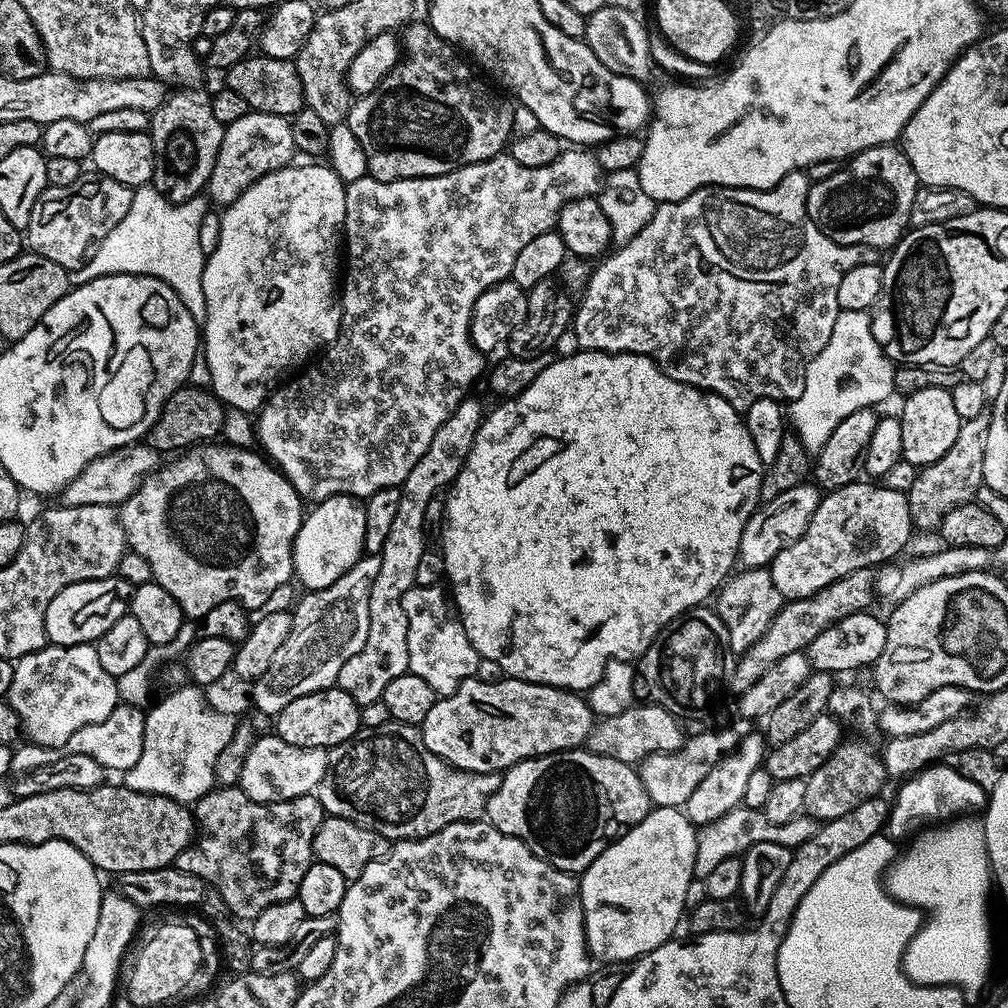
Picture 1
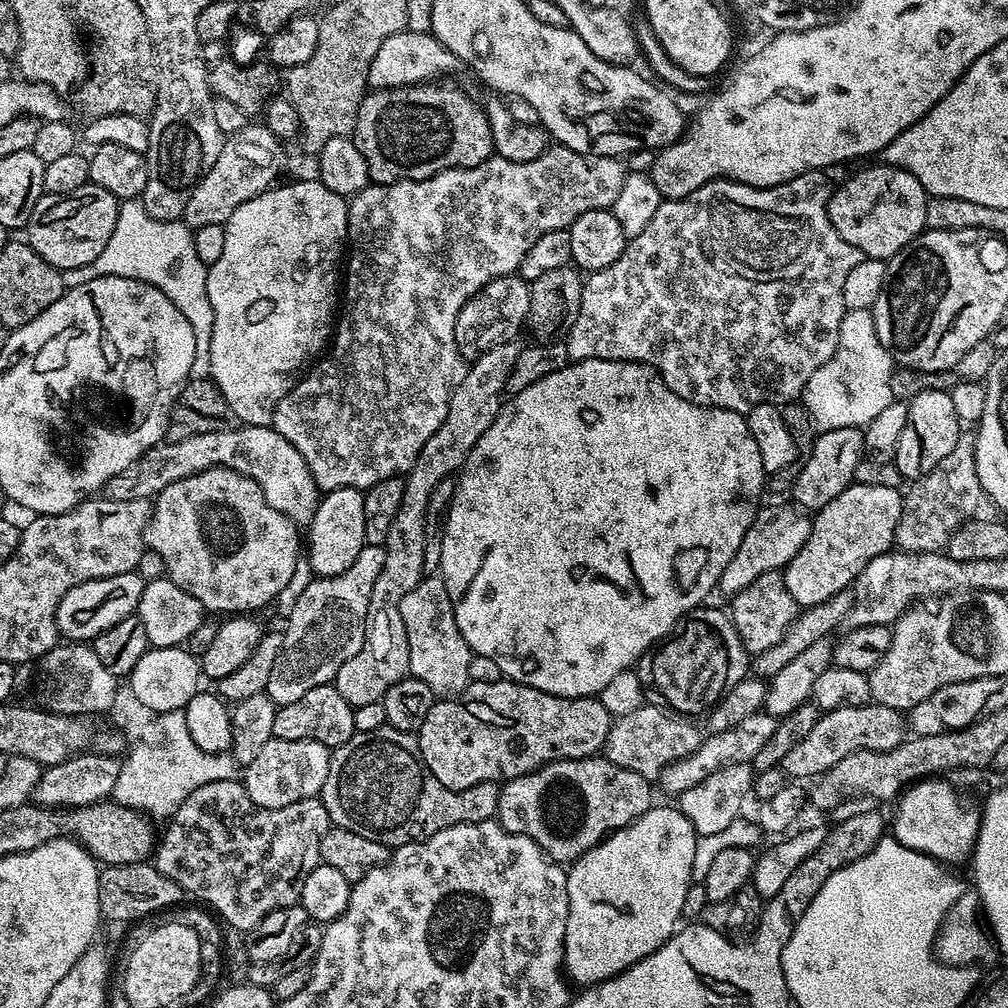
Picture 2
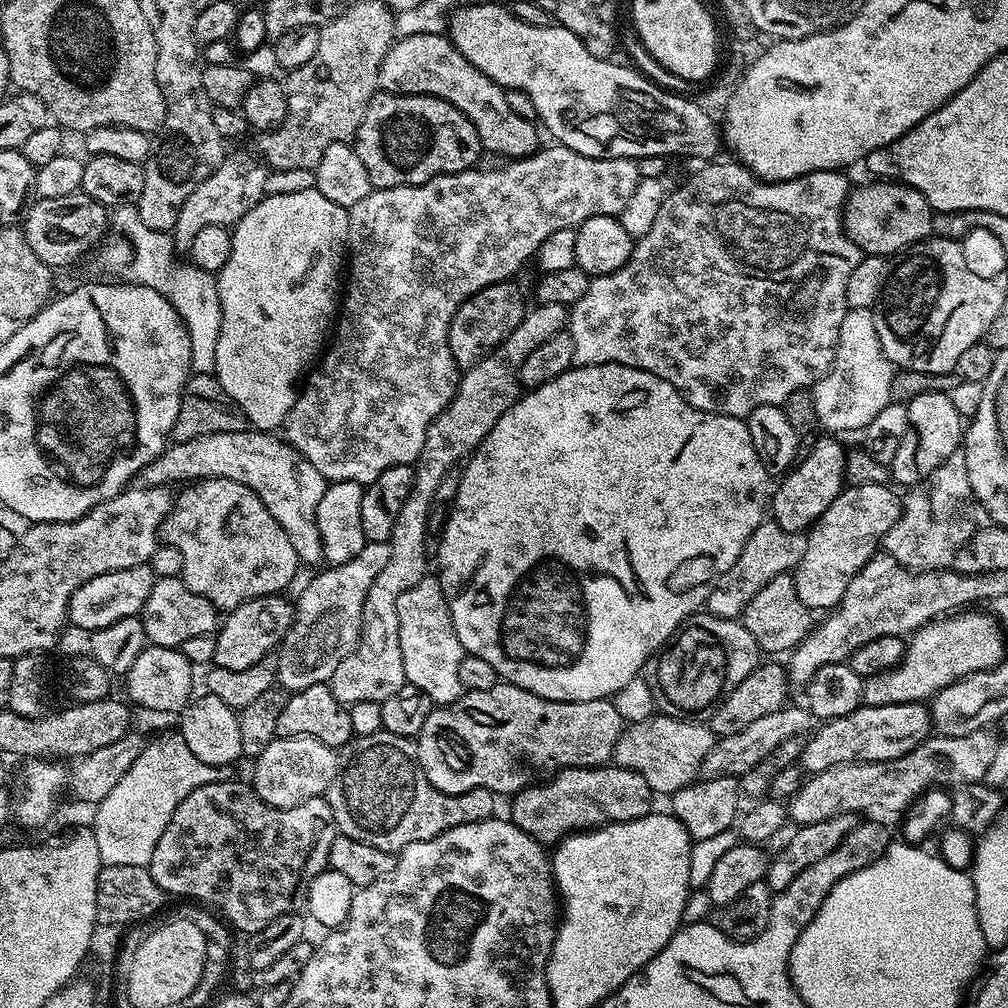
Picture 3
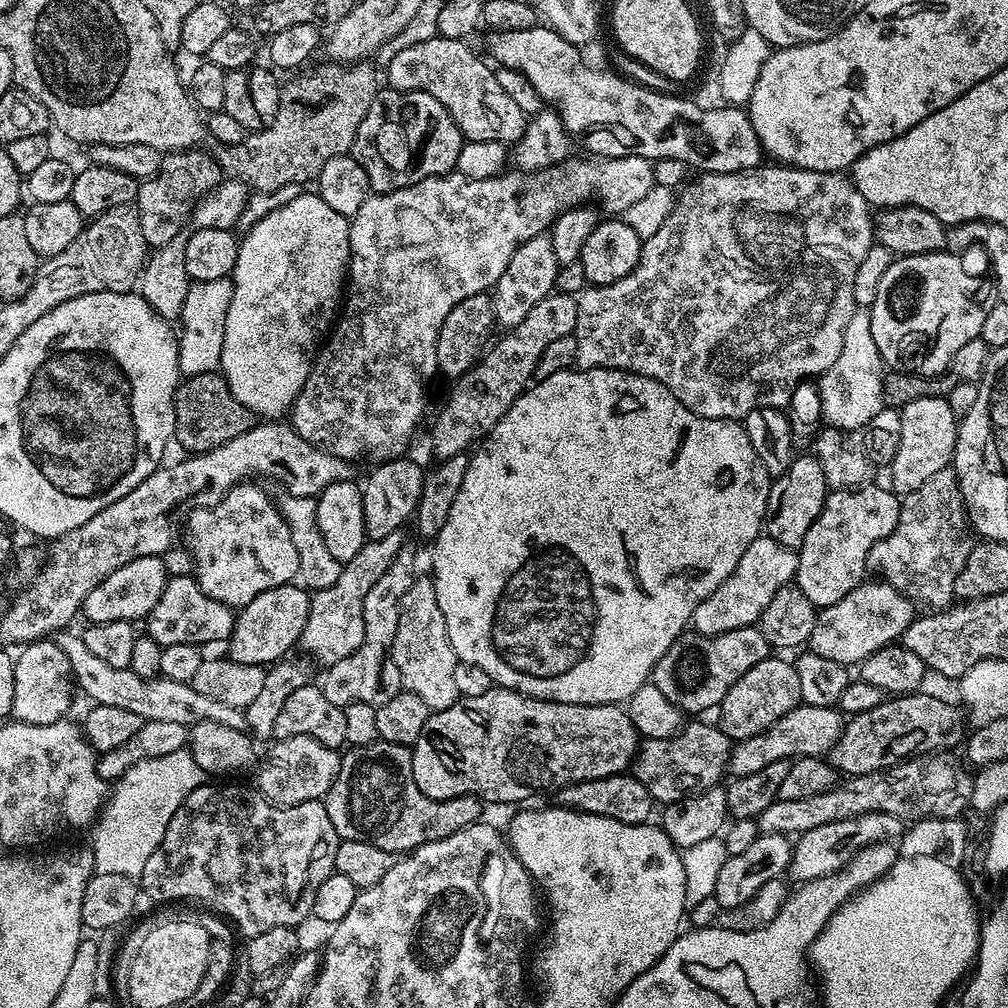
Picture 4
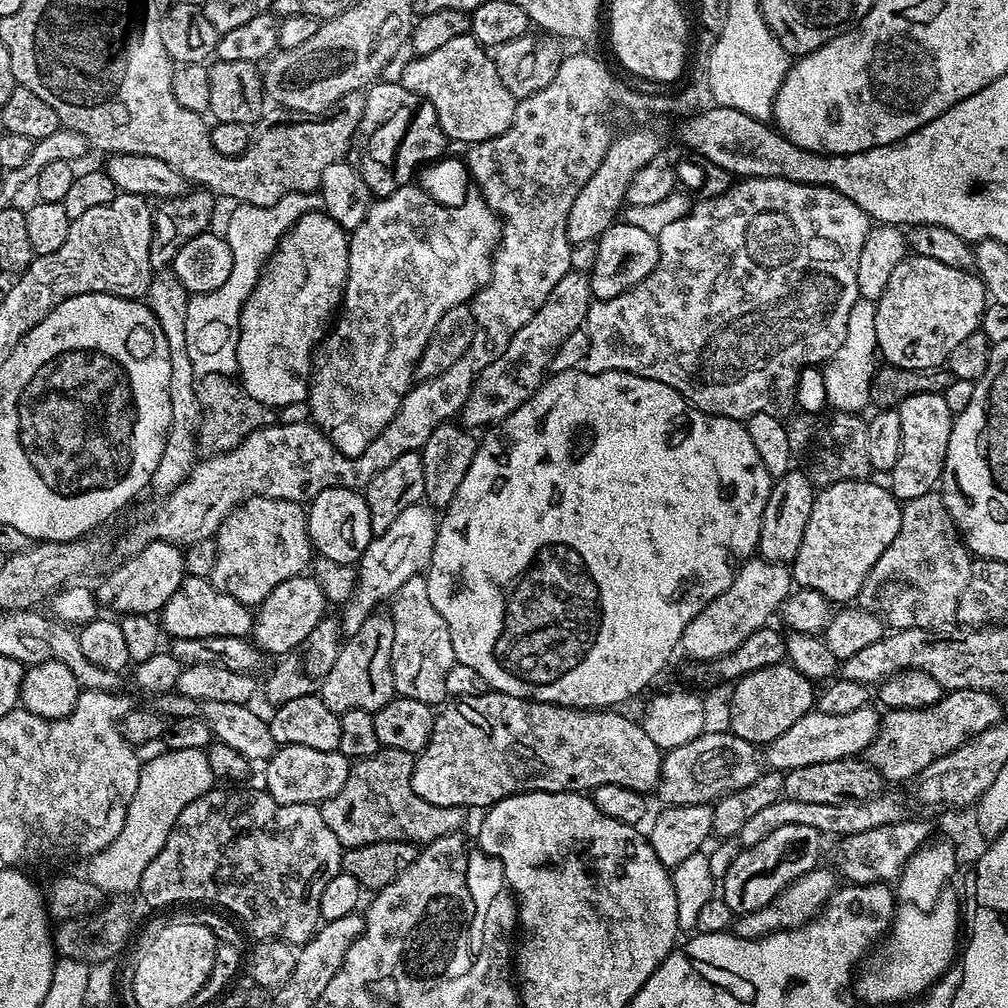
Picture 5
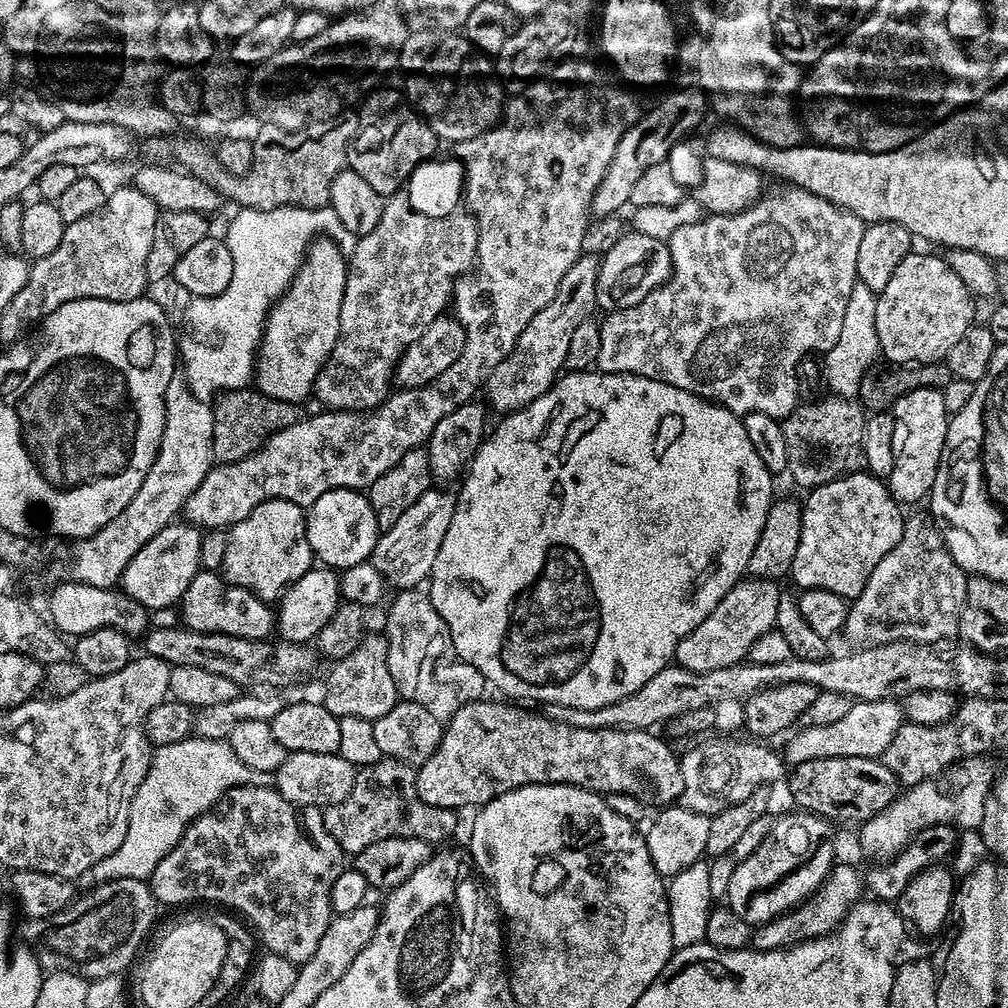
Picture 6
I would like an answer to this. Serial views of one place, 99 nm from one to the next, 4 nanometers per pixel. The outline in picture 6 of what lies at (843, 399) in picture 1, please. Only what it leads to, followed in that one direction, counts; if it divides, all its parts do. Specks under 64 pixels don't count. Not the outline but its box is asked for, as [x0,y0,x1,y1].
[822,283,881,398]

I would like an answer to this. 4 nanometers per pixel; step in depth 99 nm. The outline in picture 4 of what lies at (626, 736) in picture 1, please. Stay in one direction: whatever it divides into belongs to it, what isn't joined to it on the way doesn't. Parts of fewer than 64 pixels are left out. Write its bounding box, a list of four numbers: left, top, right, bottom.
[630,722,733,805]

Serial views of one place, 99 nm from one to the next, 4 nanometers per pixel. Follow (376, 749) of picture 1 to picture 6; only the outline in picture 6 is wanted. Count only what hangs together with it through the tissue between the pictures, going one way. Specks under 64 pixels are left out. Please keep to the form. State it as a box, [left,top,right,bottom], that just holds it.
[323,758,457,854]

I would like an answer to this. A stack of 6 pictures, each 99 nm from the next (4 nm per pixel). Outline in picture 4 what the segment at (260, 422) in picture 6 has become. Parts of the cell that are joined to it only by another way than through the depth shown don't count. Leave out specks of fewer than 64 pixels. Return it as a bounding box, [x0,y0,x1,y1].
[174,370,258,454]

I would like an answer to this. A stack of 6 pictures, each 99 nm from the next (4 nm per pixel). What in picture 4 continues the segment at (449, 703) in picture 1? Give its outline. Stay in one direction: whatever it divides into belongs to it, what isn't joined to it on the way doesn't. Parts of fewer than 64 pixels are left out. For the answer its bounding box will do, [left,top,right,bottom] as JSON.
[411,686,638,805]

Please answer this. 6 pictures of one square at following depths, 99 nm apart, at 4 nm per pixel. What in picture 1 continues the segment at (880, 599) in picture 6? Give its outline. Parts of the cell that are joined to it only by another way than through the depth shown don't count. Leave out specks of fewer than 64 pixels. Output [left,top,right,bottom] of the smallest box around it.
[907,411,990,529]

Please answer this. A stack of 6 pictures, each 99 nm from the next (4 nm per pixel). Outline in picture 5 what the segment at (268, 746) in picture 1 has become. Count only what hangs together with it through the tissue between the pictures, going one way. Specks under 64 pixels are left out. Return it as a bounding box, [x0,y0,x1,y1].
[263,746,350,805]

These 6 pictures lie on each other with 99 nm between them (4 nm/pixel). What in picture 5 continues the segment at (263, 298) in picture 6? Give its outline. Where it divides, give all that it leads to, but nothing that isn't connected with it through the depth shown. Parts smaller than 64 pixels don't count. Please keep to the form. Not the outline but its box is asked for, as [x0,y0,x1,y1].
[186,191,324,377]

